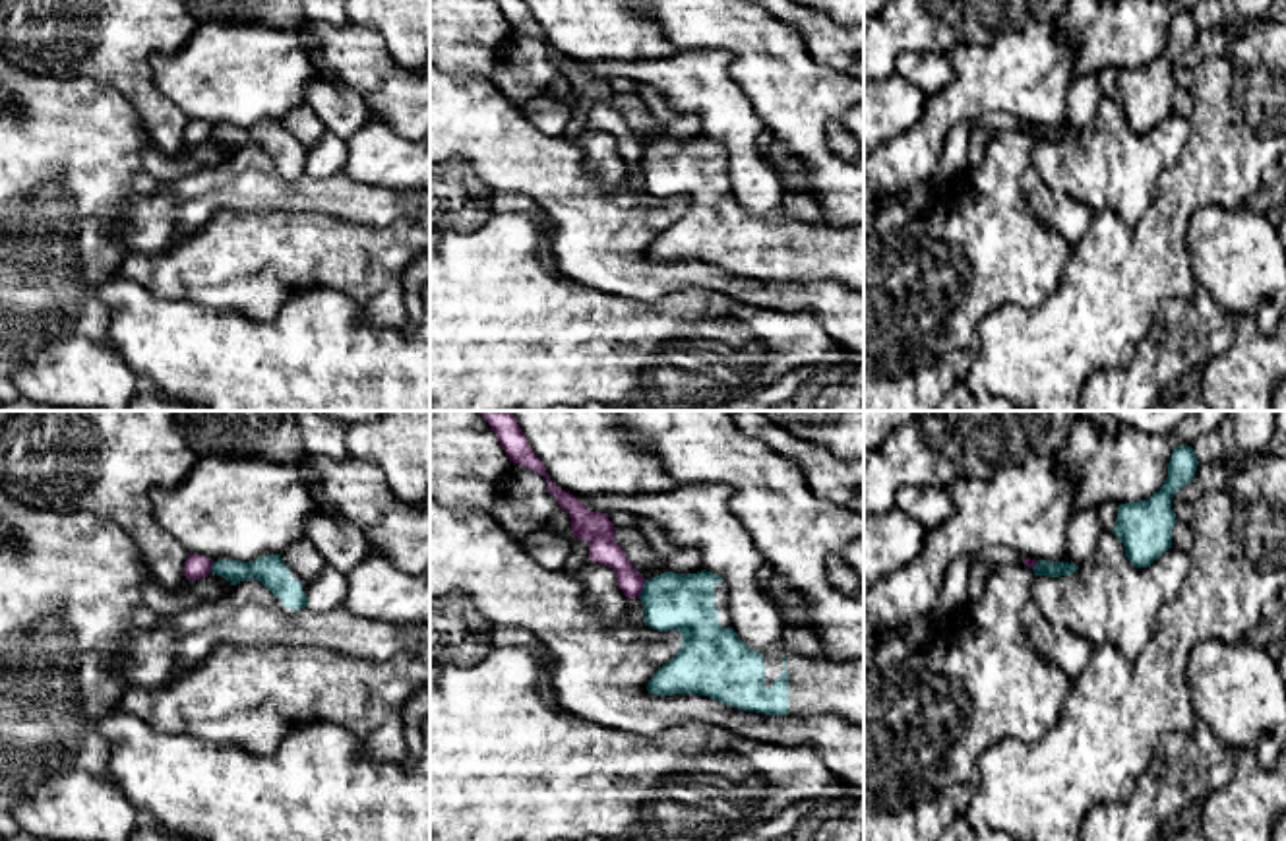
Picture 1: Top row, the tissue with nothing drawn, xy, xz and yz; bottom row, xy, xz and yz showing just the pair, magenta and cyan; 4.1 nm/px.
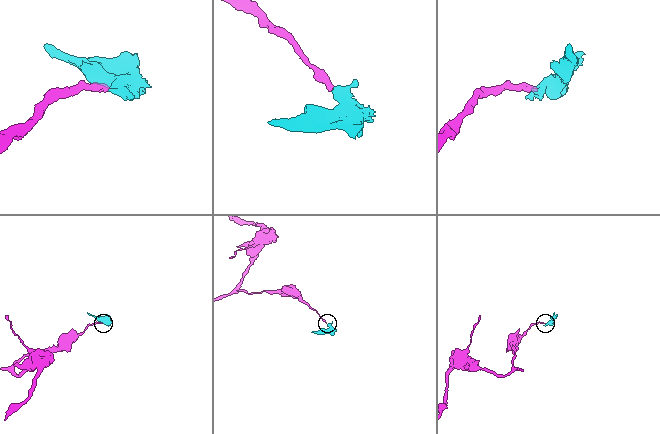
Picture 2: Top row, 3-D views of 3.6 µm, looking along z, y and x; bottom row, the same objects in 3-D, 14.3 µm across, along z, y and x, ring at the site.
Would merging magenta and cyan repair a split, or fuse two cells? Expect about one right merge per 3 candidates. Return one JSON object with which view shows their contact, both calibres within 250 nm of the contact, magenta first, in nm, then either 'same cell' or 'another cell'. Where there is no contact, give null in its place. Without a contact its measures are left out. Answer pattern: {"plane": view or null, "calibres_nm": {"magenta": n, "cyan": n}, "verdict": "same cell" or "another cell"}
{"plane": "xz", "calibres_nm": {"magenta": 120, "cyan": 240}, "verdict": "another cell"}

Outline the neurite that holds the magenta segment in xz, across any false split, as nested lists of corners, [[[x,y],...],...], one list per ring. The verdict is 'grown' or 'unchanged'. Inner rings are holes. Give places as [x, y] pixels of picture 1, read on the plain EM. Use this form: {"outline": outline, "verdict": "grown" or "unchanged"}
{"outline": [[[496,0],[513,29],[525,31],[546,45],[550,60],[571,83],[571,99],[589,109],[591,128],[616,138],[618,151],[628,165],[639,163],[645,143],[631,132],[626,118],[614,107],[614,89],[608,79],[589,78],[573,60],[558,54],[546,41],[544,29],[535,21],[525,0]]], "verdict": "unchanged"}

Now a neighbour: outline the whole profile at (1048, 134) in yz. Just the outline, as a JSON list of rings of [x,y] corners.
[[[1038,126],[1032,136],[1036,141],[1059,143],[1075,140],[1079,132],[1073,132],[1069,128]]]

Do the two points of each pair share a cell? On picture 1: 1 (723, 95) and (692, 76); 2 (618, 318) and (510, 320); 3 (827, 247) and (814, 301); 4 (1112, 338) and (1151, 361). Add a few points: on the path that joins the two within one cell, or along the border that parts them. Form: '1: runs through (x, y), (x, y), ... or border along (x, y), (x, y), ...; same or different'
1: runs through (715, 95), (700, 82); same
2: runs through (591, 320), (537, 320); same
3: border along (773, 280), (835, 280), (843, 285); different
4: border along (1157, 311), (1133, 359), (1095, 373); different

